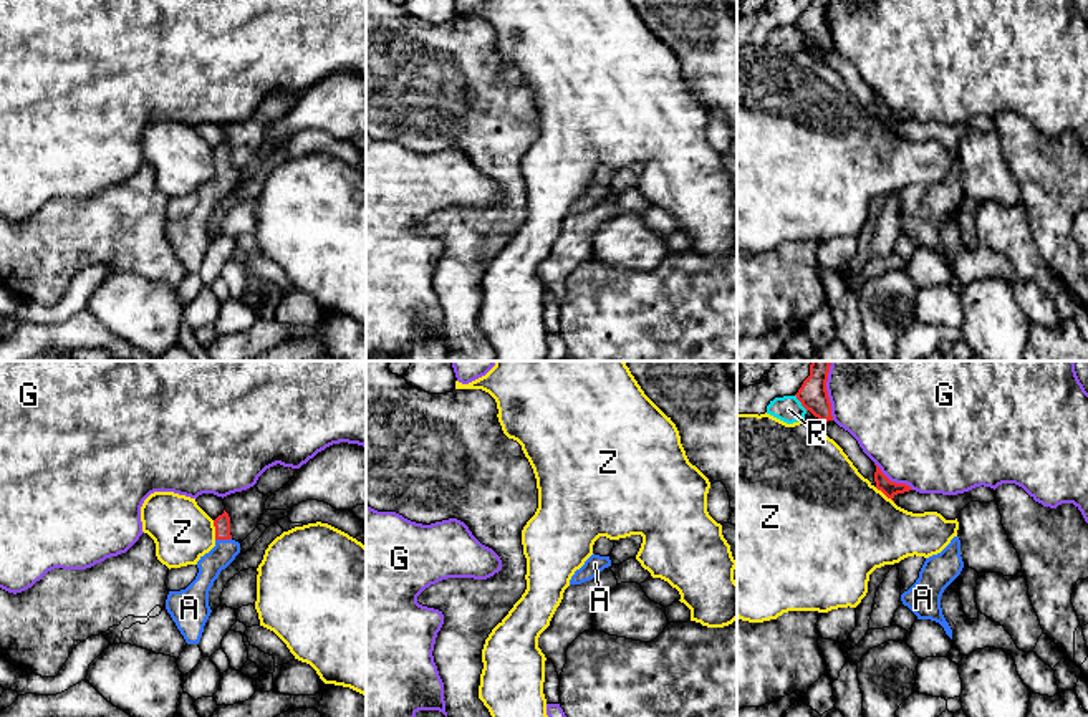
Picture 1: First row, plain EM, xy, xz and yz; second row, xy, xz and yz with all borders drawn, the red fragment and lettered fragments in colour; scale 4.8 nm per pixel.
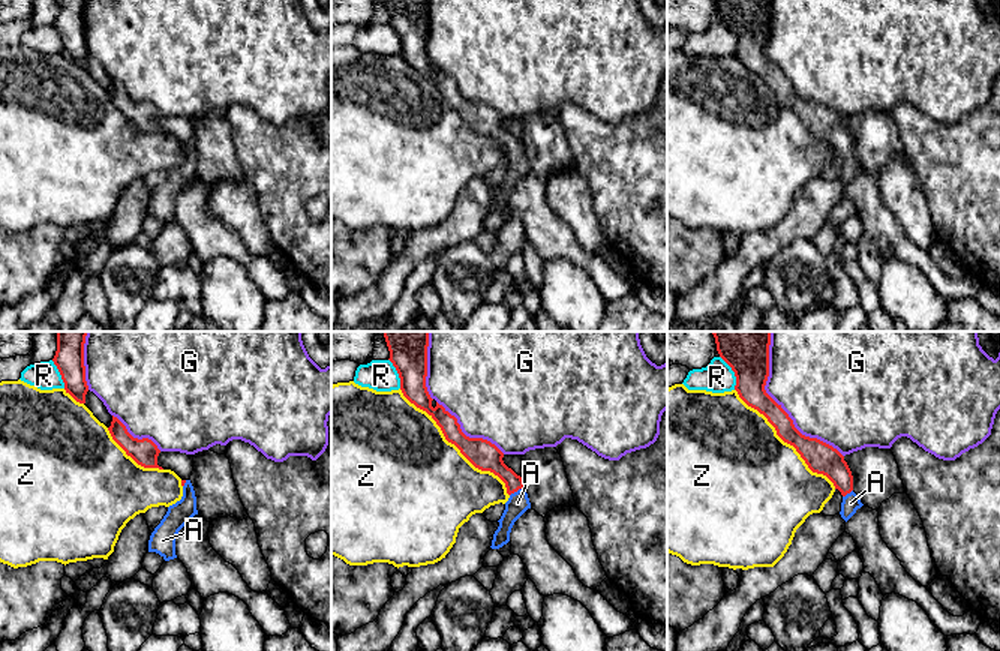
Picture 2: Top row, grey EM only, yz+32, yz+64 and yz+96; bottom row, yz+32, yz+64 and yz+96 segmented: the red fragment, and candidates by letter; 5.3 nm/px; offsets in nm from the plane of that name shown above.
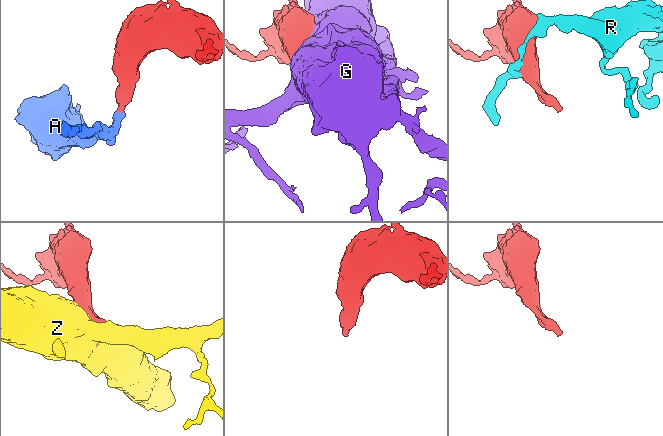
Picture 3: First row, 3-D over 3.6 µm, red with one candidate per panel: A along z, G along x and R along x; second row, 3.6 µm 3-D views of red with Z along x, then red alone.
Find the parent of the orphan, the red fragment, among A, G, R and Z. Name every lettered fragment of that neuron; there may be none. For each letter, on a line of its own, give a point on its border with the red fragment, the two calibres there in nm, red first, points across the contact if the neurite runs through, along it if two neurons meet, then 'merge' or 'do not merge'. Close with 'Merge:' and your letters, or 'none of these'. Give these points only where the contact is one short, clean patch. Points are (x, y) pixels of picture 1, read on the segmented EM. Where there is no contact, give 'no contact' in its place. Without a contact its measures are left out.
A: meets red in xy at (222, 538); 80 nm thick on the red side, 120 nm on the other; runs through xy (222, 522), (222, 538), (224, 552); merge
G: meets red in yz at (827, 391); 140 nm thick on the red side, 500 nm on the other; do not merge
R: meets red in yz at (800, 401); 140 nm thick on the red side, 130 nm on the other; border along yz (795, 394), (807, 409); do not merge
Z: meets red in xy at (216, 530); 80 nm thick on the red side, 300 nm on the other; do not merge
Merge: A

